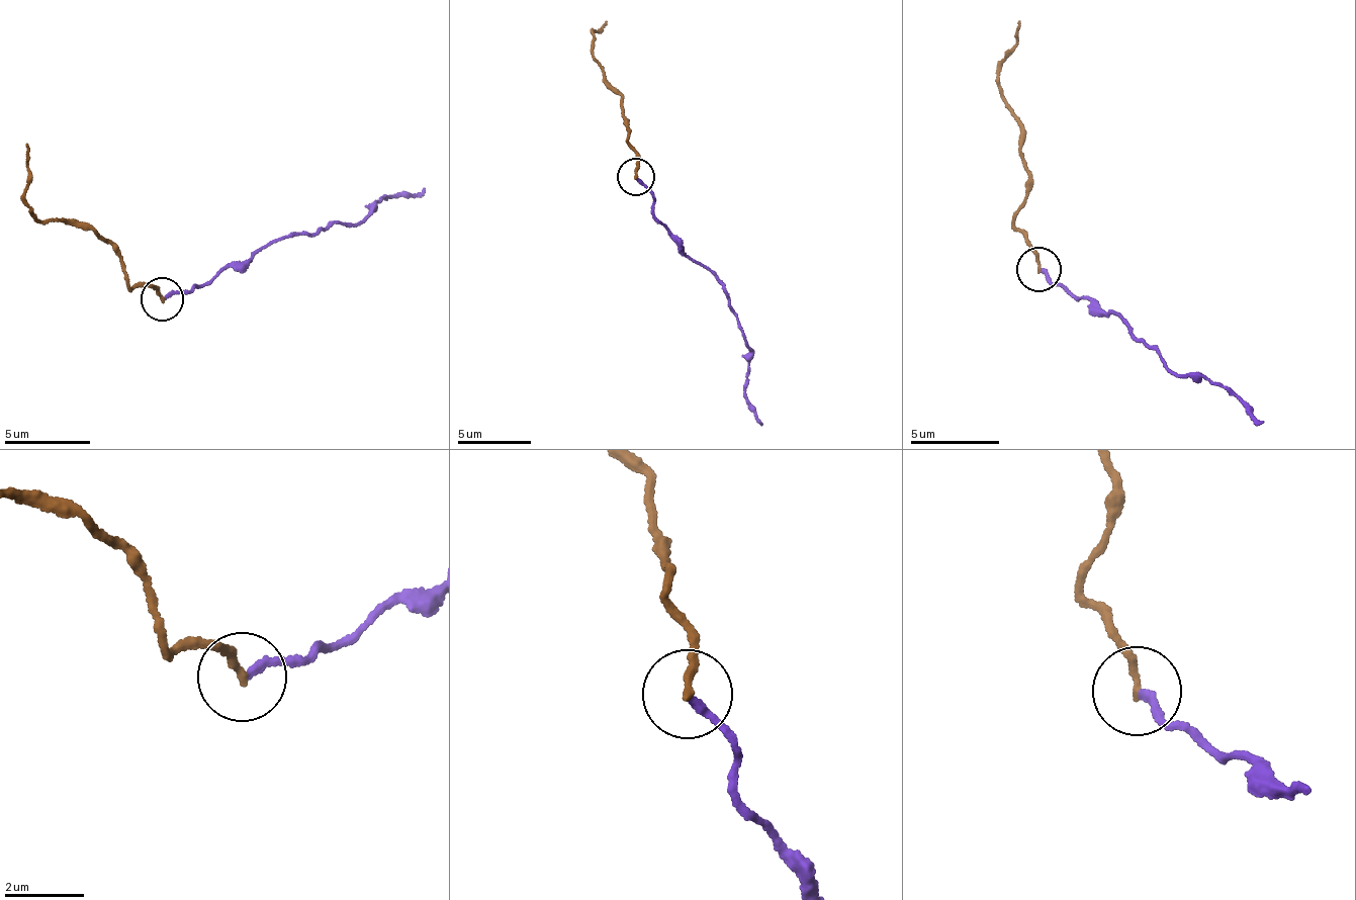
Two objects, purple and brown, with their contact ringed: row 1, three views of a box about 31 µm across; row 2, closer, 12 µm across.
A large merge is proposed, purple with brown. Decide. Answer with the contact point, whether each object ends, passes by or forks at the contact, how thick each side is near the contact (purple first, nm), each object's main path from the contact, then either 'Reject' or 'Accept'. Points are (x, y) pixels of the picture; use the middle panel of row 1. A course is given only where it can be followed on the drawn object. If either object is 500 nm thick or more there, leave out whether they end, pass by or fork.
Place: (635, 177). At the ring purple ends. At the ring brown ends. Thickness 200 nm (purple) against 180 nm. Course of purple: (637, 177), (653, 196), (655, 220), (722, 285), (745, 337), (750, 364), (746, 394), (760, 427). Course of brown: (637, 177), (624, 103), (604, 80), (594, 40), (594, 30), (606, 21). Reject

